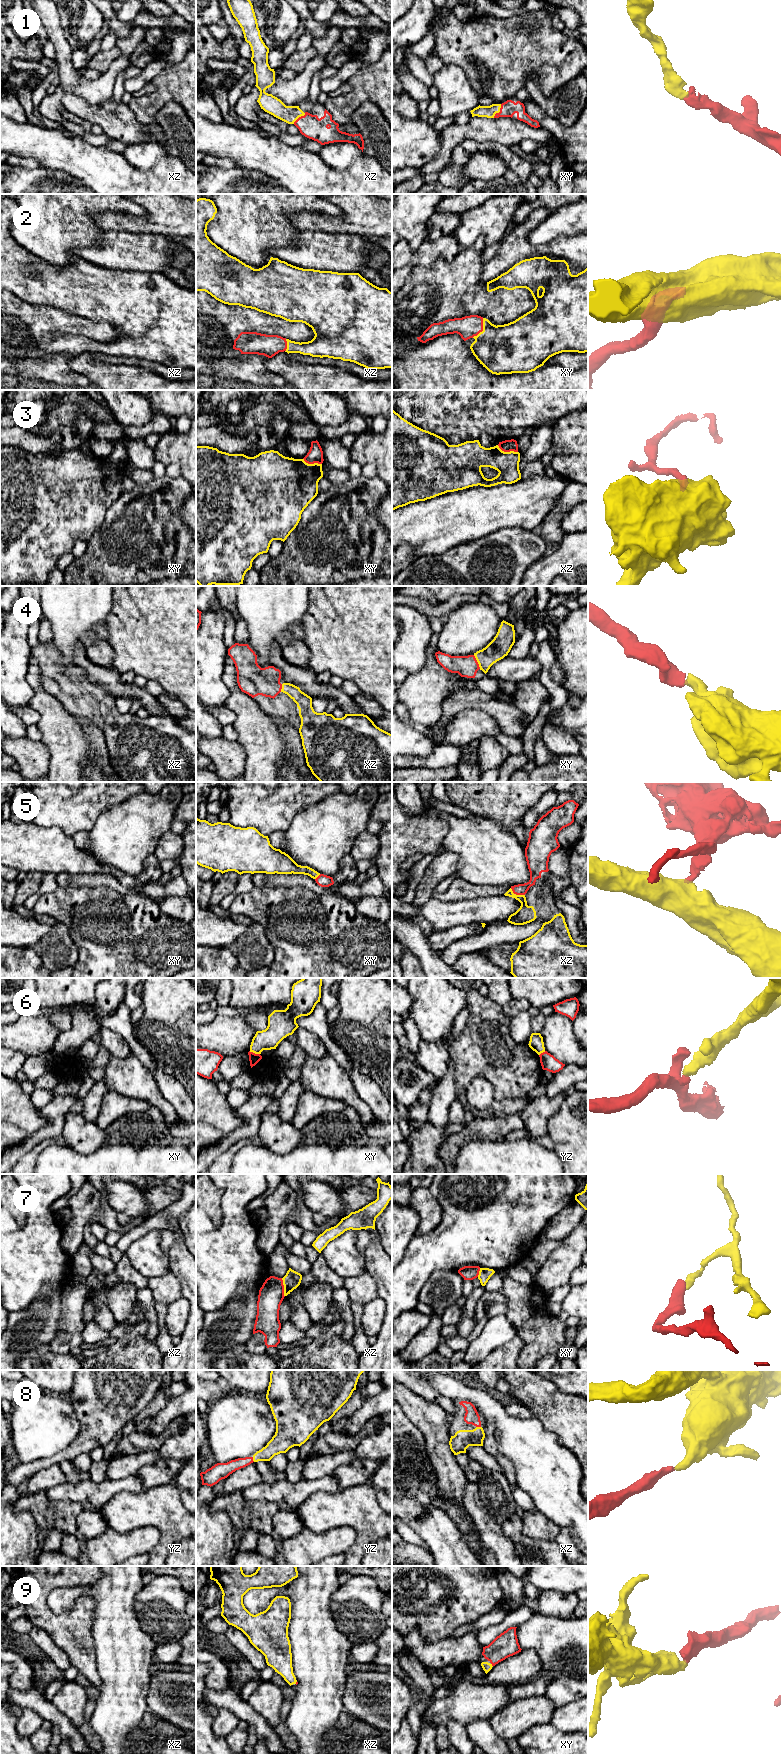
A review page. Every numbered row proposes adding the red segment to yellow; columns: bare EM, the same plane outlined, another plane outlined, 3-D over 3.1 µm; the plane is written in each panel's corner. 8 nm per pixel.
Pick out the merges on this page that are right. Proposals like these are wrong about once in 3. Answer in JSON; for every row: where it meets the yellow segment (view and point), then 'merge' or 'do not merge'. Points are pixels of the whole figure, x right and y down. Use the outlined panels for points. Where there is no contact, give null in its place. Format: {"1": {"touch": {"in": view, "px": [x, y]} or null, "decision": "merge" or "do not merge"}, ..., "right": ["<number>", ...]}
{"1": {"touch": {"in": "xy", "px": [499, 111]}, "decision": "merge"}, "2": {"touch": {"in": "xy", "px": [483, 329]}, "decision": "merge"}, "3": {"touch": {"in": "xz", "px": [507, 452]}, "decision": "do not merge"}, "4": {"touch": {"in": "xy", "px": [477, 661]}, "decision": "merge"}, "5": {"touch": {"in": "xz", "px": [517, 895]}, "decision": "merge"}, "6": {"touch": {"in": "xy", "px": [254, 1052]}, "decision": "do not merge"}, "7": {"touch": {"in": "xz", "px": [284, 1287]}, "decision": "do not merge"}, "8": {"touch": {"in": "yz", "px": [253, 1459]}, "decision": "merge"}, "9": {"touch": {"in": "xy", "px": [491, 1665]}, "decision": "merge"}, "right": ["1", "2", "4", "5", "8", "9"]}

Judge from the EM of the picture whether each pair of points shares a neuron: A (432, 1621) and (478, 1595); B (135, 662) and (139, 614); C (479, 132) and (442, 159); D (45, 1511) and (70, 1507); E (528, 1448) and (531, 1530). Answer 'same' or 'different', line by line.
A: same
B: same
C: same
D: same
E: different

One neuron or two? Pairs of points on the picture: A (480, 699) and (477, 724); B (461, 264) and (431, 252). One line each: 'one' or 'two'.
A: two
B: two

